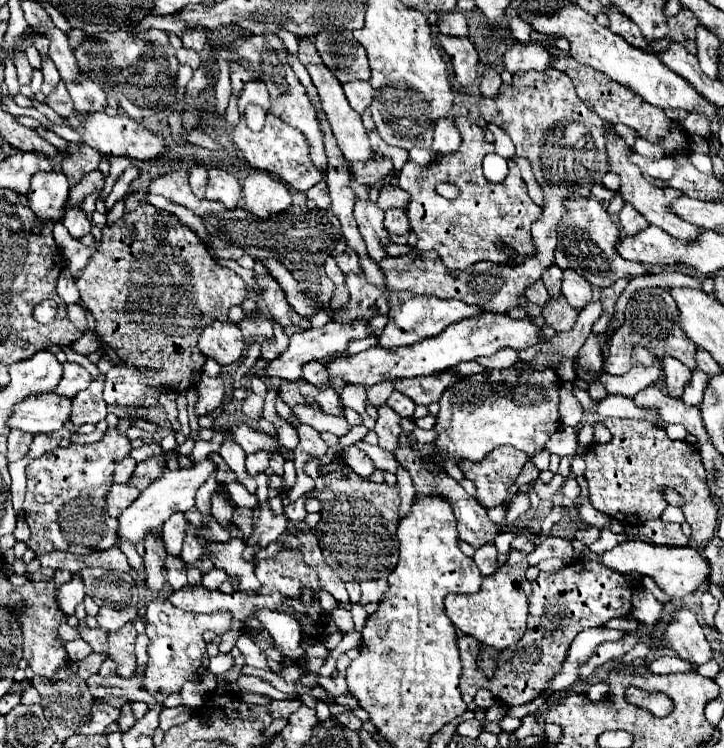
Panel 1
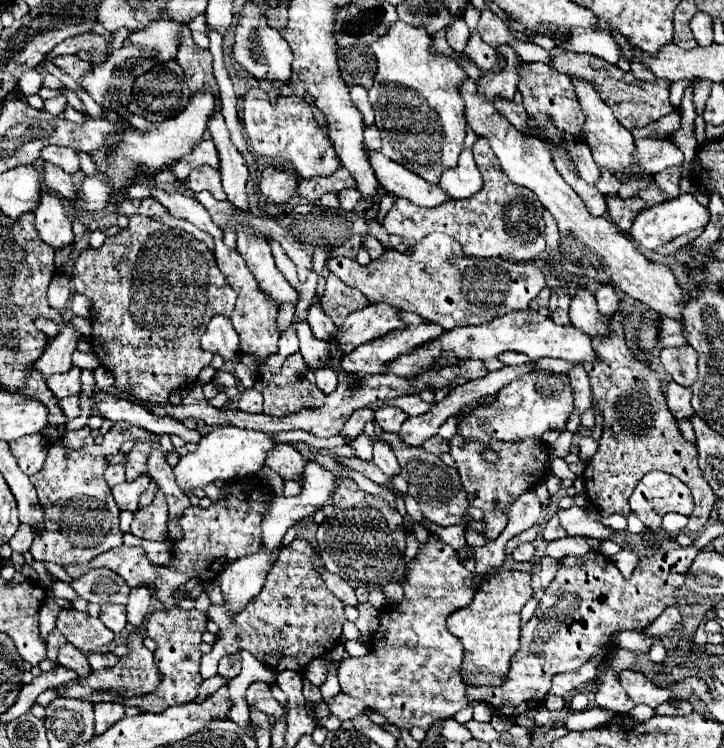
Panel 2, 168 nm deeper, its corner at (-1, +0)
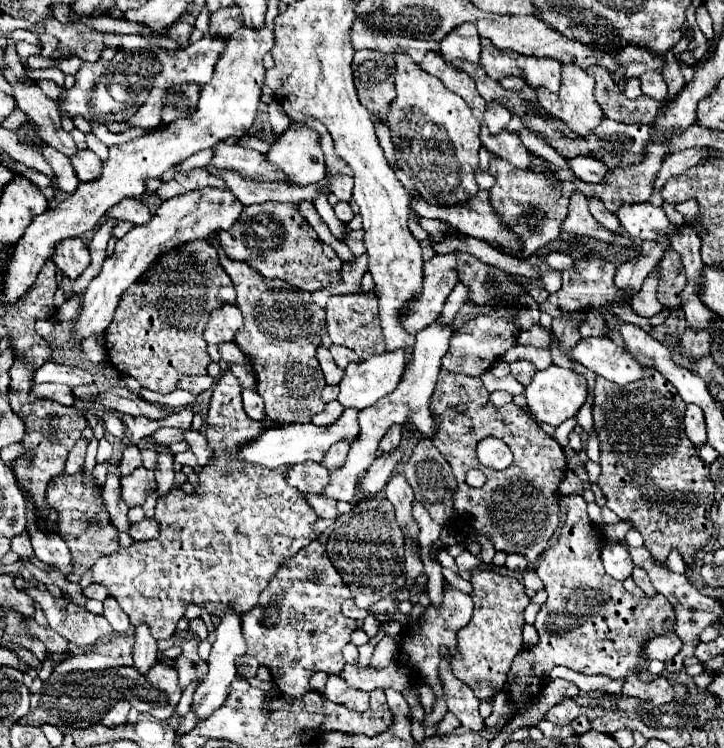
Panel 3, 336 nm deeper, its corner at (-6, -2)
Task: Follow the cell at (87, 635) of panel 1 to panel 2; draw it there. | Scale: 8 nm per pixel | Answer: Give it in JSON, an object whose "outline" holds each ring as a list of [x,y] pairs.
{"outline":[[[62,609],[56,619],[56,629],[82,651],[100,651],[114,641],[114,633],[100,619],[76,609]]]}

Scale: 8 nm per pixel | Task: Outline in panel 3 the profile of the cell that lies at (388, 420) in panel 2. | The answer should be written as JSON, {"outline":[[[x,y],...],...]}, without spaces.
{"outline":[[[393,425],[393,427],[389,427],[389,431],[383,435],[383,439],[381,439],[381,443],[379,443],[379,451],[383,451],[383,453],[393,453],[397,447],[399,447],[399,443],[401,443],[401,425]]]}

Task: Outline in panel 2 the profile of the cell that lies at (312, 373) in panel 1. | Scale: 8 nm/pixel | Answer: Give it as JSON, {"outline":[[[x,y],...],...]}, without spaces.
{"outline":[[[318,369],[318,371],[314,371],[314,375],[316,375],[318,389],[322,389],[326,395],[336,389],[338,379],[336,379],[336,373],[332,369]]]}

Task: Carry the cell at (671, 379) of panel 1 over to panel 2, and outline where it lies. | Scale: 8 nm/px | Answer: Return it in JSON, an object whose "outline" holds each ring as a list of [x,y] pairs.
{"outline":[[[668,381],[664,395],[666,395],[666,403],[668,403],[670,413],[678,421],[680,419],[688,419],[694,413],[692,405],[690,405],[690,391],[686,387],[682,387],[682,385],[674,383],[674,381]]]}

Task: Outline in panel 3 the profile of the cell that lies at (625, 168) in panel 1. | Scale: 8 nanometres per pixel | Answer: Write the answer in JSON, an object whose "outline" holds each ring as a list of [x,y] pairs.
{"outline":[[[563,65],[561,69],[561,85],[559,85],[559,93],[549,93],[547,89],[537,89],[537,97],[539,103],[545,111],[553,113],[555,117],[559,117],[563,123],[567,123],[575,133],[585,135],[587,131],[591,131],[593,127],[597,127],[601,123],[601,119],[605,117],[601,107],[597,105],[597,101],[593,99],[593,87],[595,87],[595,79],[581,67],[577,65]]]}

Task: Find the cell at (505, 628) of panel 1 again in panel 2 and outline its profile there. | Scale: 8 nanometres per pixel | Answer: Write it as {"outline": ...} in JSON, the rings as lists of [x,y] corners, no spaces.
{"outline":[[[500,569],[498,573],[490,575],[488,581],[478,589],[474,601],[464,607],[456,609],[448,617],[448,631],[456,635],[462,645],[464,645],[464,665],[462,665],[462,679],[470,685],[502,685],[508,671],[510,671],[510,659],[520,647],[520,611],[526,605],[526,601],[532,597],[532,573],[528,571],[510,571],[510,569]]]}

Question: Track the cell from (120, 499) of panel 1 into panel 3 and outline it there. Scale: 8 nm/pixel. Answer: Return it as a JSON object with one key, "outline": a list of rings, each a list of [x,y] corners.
{"outline":[[[137,467],[131,475],[121,477],[121,497],[127,503],[127,507],[143,505],[145,499],[157,489],[153,471],[145,467]]]}

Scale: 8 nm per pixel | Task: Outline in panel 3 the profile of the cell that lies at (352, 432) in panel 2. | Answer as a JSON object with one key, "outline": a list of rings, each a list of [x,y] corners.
{"outline":[[[337,443],[337,445],[333,445],[333,447],[327,451],[325,459],[323,459],[323,465],[327,467],[327,471],[339,469],[339,467],[345,463],[347,453],[349,453],[349,445],[347,445],[347,443]]]}

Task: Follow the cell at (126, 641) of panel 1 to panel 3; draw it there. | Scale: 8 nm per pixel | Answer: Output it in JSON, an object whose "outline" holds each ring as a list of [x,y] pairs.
{"outline":[[[161,663],[151,667],[149,675],[141,675],[139,671],[133,671],[133,667],[117,667],[115,671],[71,671],[69,675],[49,677],[43,683],[43,689],[31,695],[29,715],[25,715],[19,725],[87,729],[99,723],[105,711],[109,711],[109,707],[121,699],[129,699],[139,713],[155,715],[155,719],[169,719],[175,713],[181,693],[183,689],[179,685],[177,671],[173,667],[161,667]]]}

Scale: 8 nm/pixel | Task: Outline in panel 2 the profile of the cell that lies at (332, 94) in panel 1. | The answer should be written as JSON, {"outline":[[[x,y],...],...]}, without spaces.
{"outline":[[[366,147],[366,153],[368,153],[368,161],[374,169],[378,183],[386,191],[390,191],[398,197],[410,199],[412,203],[416,203],[420,207],[432,207],[432,205],[440,205],[440,203],[448,201],[448,195],[438,185],[432,185],[432,183],[424,181],[422,177],[418,177],[416,173],[410,173],[400,163],[386,159],[380,151]]]}

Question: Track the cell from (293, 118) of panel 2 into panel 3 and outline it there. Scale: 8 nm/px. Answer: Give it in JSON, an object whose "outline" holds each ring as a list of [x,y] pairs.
{"outline":[[[307,119],[305,125],[317,129],[321,133],[321,147],[323,147],[323,153],[325,153],[325,165],[331,169],[331,171],[341,171],[341,175],[349,175],[353,177],[353,171],[351,167],[335,153],[335,147],[333,147],[333,139],[329,139],[329,133],[325,131],[325,127],[321,127],[321,123],[313,121],[313,119]]]}

